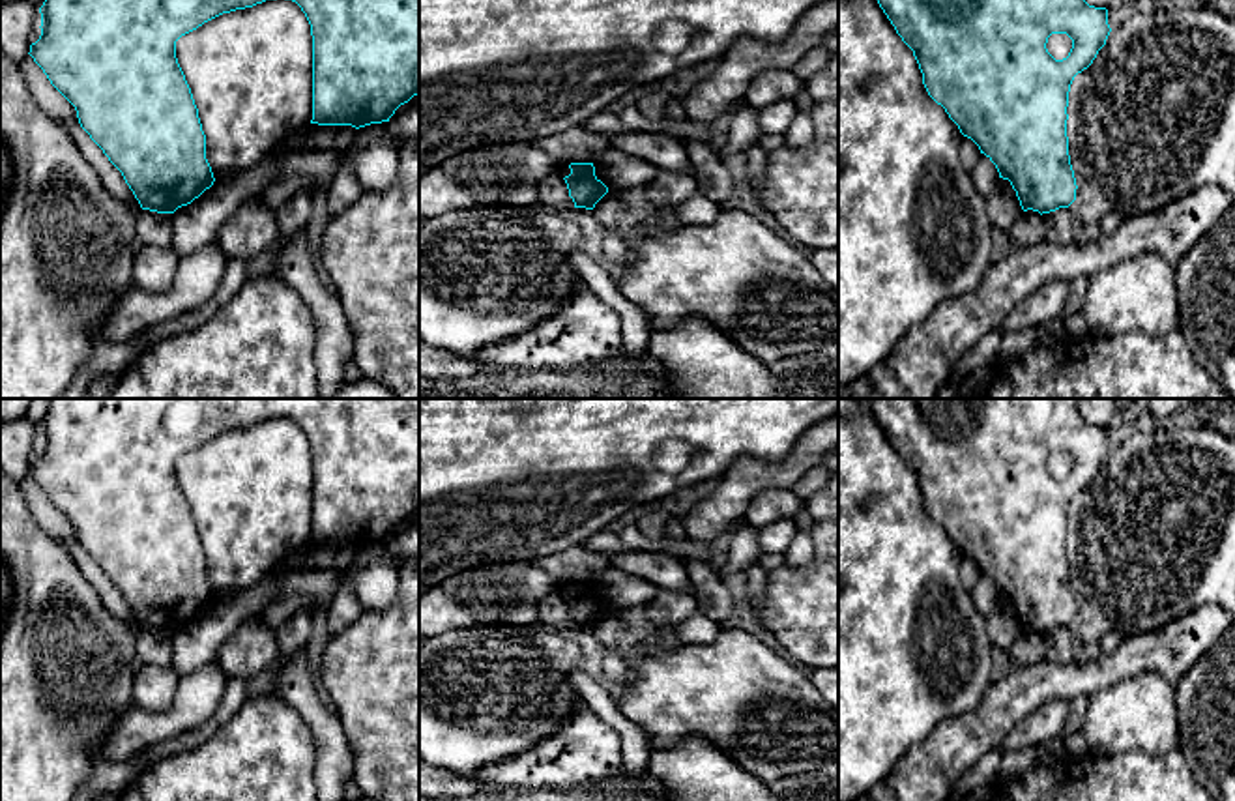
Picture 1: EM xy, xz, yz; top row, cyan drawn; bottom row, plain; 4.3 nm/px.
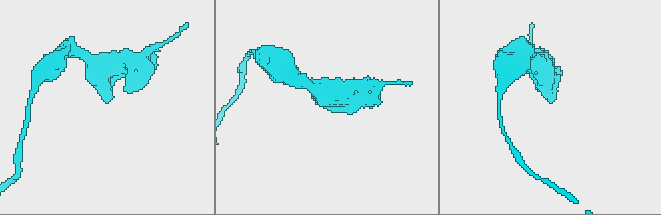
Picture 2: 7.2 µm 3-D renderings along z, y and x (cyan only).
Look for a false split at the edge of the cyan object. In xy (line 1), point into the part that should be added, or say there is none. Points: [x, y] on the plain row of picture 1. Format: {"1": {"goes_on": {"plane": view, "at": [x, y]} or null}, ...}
{"1": {"goes_on": null}}

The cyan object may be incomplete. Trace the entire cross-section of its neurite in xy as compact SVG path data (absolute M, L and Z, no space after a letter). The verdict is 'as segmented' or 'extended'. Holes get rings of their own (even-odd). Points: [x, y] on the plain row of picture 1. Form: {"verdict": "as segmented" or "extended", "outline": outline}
{"verdict": "as segmented", "outline": "M49 399L49 414L39 427L41 455L28 473L75 526L80 546L122 591L140 627L174 633L215 601L176 460L223 432L277 417L296 421L311 444L311 543L359 548L389 541L400 524L419 513L419 399Z"}

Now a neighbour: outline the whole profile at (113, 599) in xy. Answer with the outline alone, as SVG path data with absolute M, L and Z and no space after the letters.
M79 541L73 543L67 548L67 552L75 560L77 567L86 576L86 580L95 588L105 608L112 616L125 621L137 638L142 627L135 618L133 610L129 608L129 604L125 603L122 591L109 580L103 569L90 558L90 554L80 546Z

